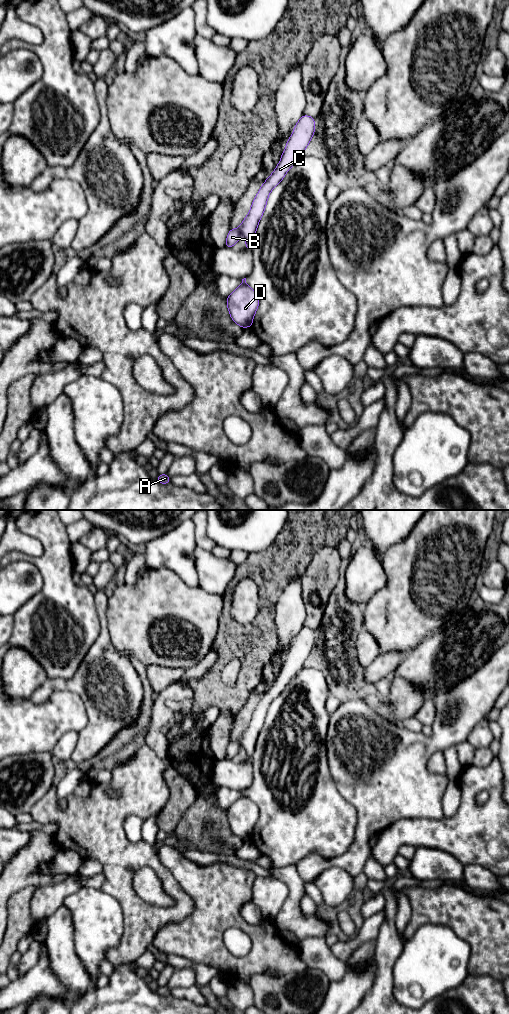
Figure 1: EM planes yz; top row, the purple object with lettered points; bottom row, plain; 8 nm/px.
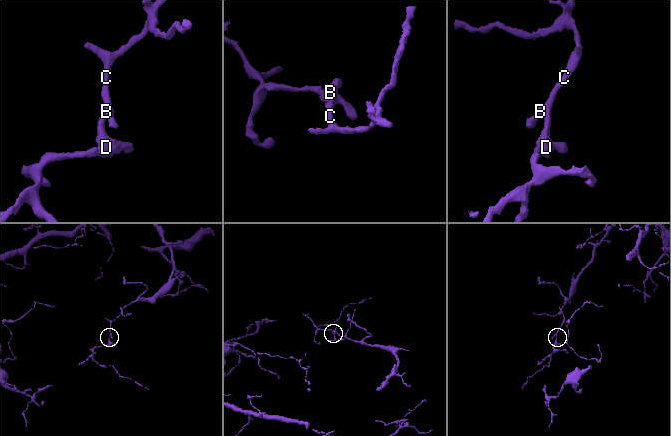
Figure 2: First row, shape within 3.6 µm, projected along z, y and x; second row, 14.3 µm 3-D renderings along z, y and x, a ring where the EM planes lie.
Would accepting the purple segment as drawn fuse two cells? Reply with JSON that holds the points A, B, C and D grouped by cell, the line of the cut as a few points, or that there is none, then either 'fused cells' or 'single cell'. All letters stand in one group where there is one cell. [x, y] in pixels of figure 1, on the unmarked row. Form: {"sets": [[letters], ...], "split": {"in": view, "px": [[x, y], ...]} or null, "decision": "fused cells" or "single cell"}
{"sets": [["A", "B", "C", "D"]], "split": null, "decision": "single cell"}

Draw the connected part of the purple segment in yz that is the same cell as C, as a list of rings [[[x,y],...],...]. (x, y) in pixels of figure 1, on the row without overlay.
[[[303,627],[295,637],[293,645],[286,655],[286,660],[282,665],[279,676],[275,680],[274,684],[262,696],[259,704],[255,708],[248,727],[239,740],[230,740],[225,755],[226,759],[233,760],[235,755],[241,749],[244,749],[246,752],[245,760],[252,763],[255,744],[263,724],[265,723],[270,704],[282,693],[288,682],[295,677],[298,671],[304,666],[314,644],[314,630],[308,627]]]

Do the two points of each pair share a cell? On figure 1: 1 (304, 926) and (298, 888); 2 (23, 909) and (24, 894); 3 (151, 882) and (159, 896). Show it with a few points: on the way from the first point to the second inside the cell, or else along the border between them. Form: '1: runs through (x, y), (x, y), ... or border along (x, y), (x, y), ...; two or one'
1: runs through (295, 917), (295, 897); one
2: runs through (23, 905), (23, 898); one
3: runs through (151, 885), (151, 888), (156, 893); one

